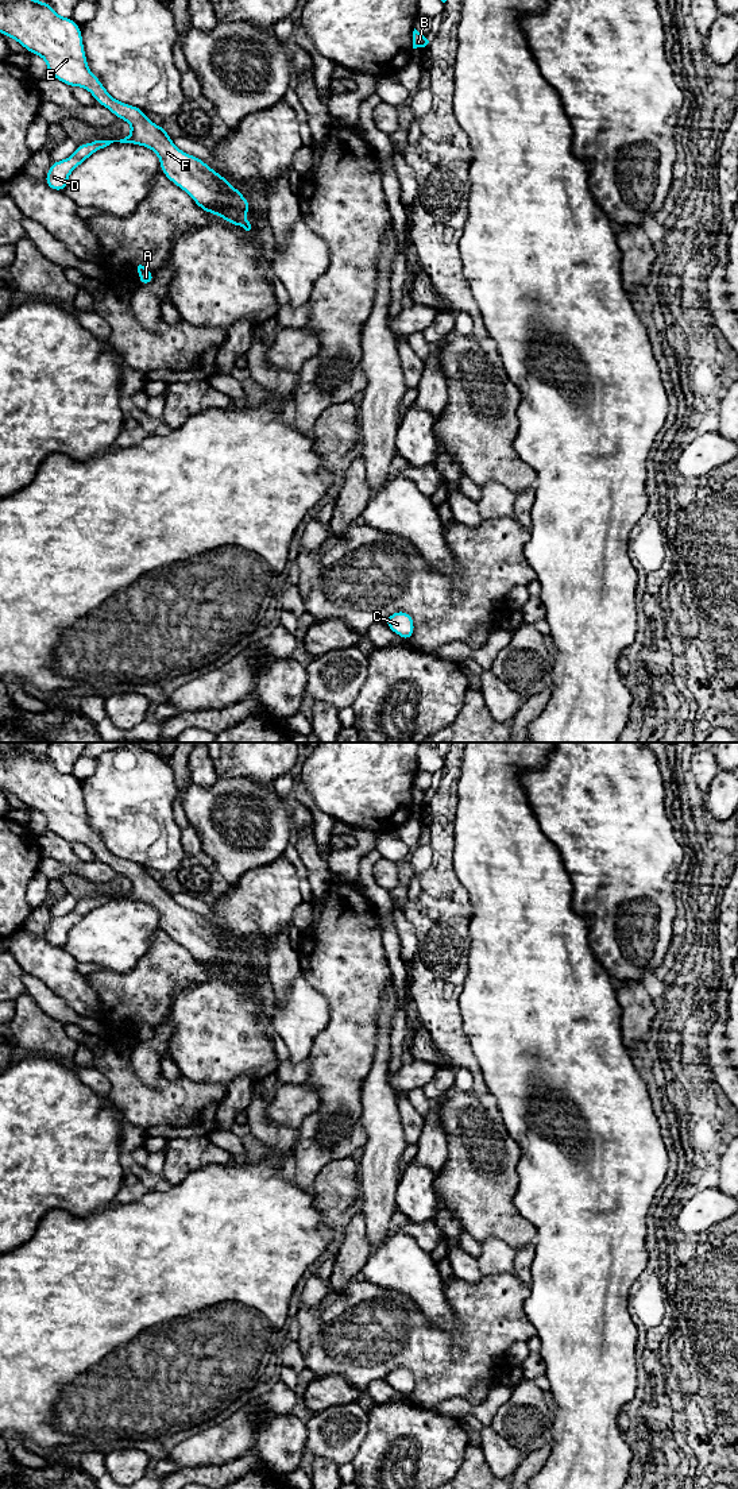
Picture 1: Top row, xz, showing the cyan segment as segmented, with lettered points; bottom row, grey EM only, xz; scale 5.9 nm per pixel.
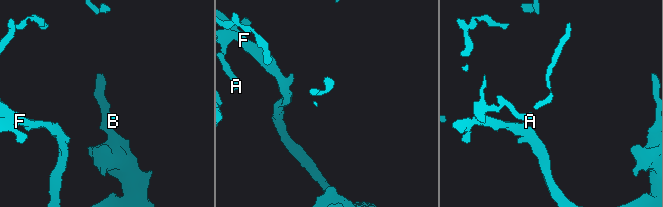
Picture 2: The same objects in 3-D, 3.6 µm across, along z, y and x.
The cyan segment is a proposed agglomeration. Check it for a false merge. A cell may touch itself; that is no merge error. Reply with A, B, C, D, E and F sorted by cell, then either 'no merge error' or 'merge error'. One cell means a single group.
groups A B C D E F; no merge error

